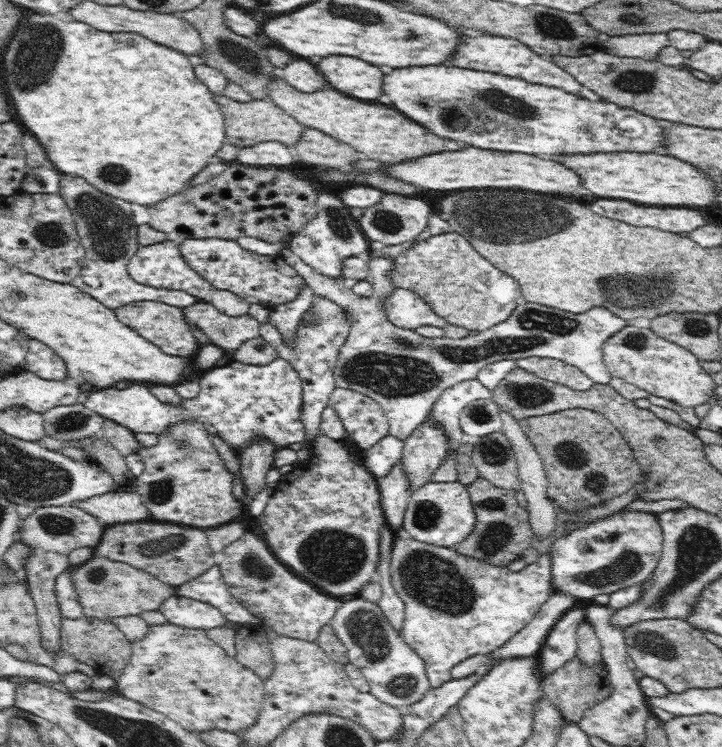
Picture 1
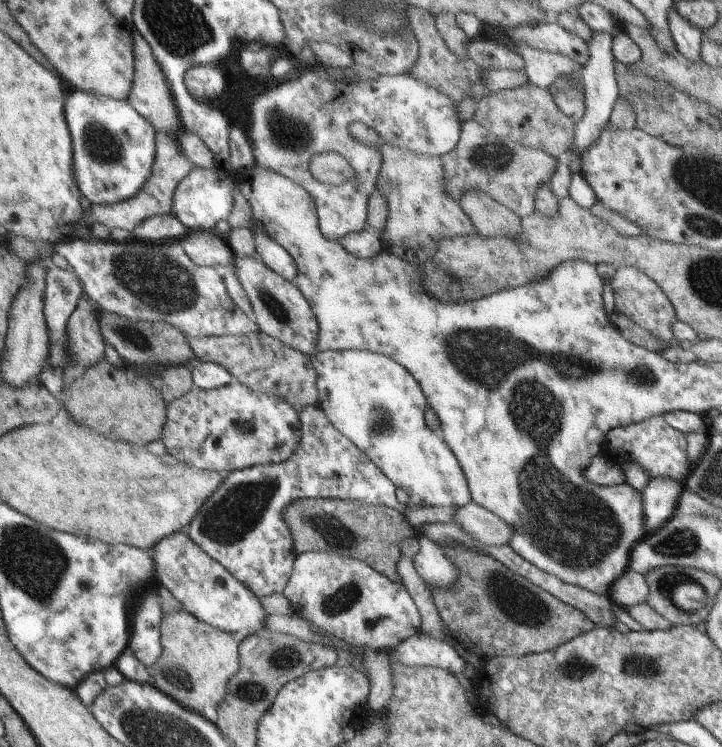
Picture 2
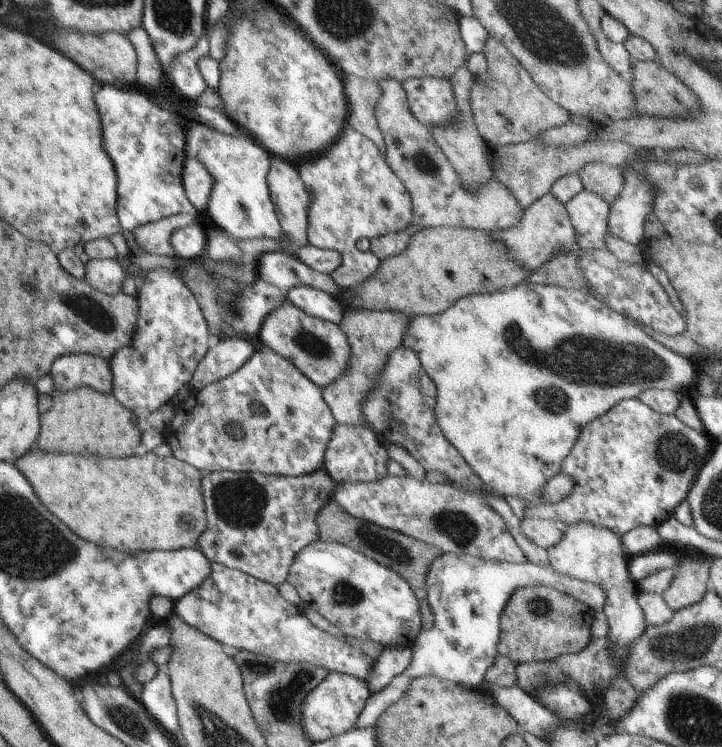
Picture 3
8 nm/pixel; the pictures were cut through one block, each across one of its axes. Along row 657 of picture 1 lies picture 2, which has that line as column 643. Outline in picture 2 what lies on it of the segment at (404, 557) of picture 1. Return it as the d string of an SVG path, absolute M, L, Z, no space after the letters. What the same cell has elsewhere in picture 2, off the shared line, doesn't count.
M654 416L632 425L618 426L608 432L607 446L603 457L620 466L627 461L638 464L648 472L649 482L656 478L668 478L675 482L686 480L690 470L690 456L687 454L686 434L675 430L662 416Z

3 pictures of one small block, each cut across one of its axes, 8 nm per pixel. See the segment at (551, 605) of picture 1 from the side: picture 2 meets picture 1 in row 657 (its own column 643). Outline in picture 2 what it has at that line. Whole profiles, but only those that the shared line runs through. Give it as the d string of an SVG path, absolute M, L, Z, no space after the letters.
M656 478L649 482L642 494L646 535L659 530L673 518L679 497L684 491L682 482L668 478Z

